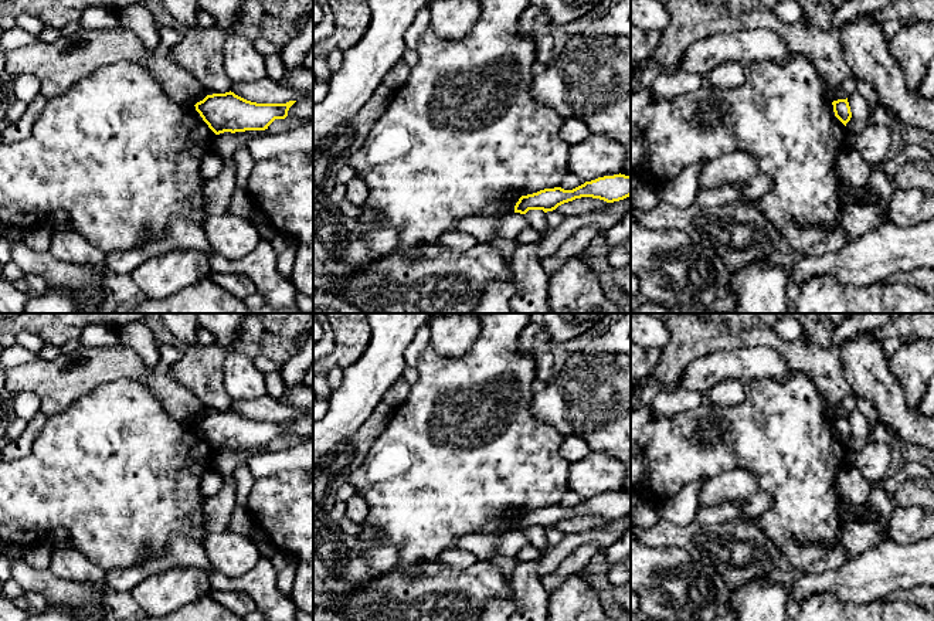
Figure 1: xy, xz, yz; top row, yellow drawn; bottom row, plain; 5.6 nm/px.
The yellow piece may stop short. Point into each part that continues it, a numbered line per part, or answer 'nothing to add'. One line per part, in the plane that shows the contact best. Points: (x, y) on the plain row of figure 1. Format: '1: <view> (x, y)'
nothing to add

